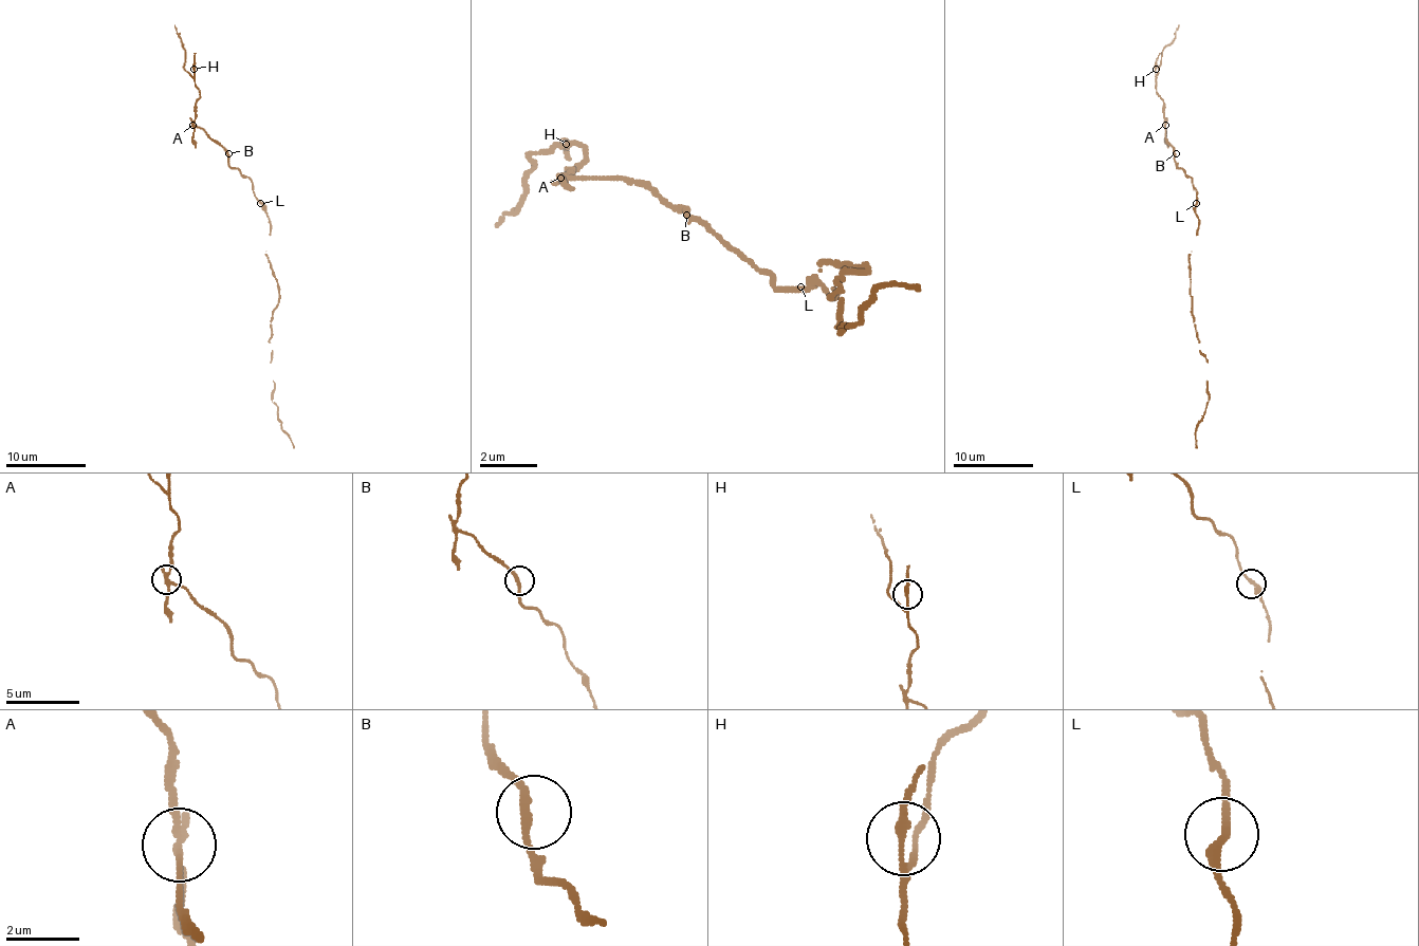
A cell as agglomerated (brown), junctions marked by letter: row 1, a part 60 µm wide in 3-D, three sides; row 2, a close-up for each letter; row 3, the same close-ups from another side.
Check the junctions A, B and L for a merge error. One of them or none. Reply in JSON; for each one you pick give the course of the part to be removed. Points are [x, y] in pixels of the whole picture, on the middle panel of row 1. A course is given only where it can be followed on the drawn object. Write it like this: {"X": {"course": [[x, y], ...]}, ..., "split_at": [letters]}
{"A": {"course": [[558, 180], [587, 151], [579, 144], [530, 151], [530, 165], [509, 215], [495, 229]]}, "split_at": ["A"]}

